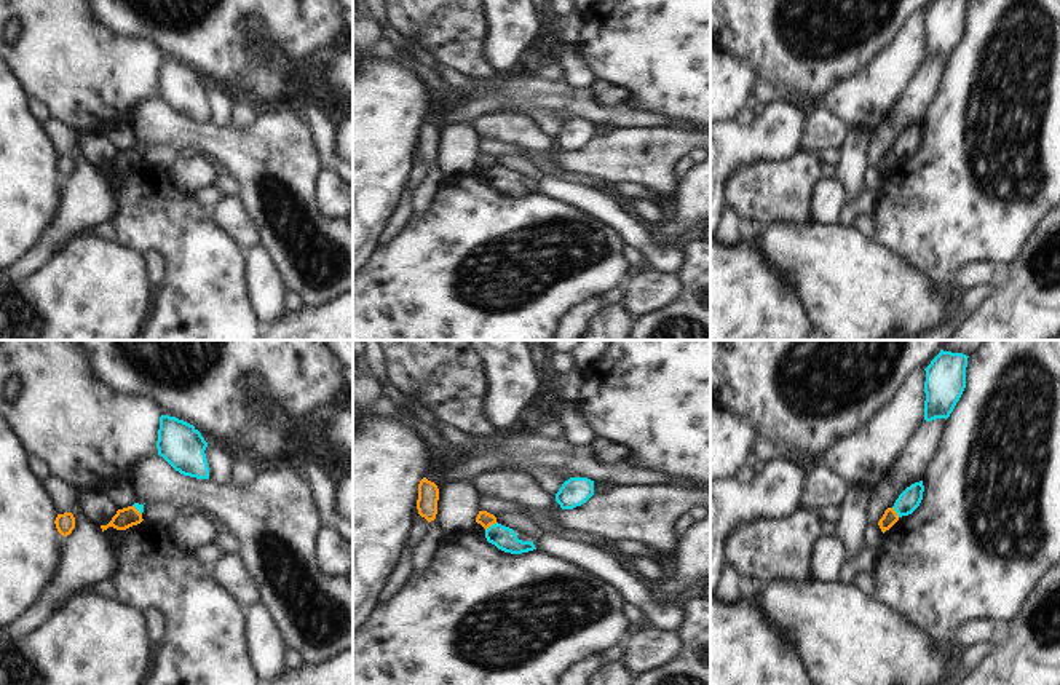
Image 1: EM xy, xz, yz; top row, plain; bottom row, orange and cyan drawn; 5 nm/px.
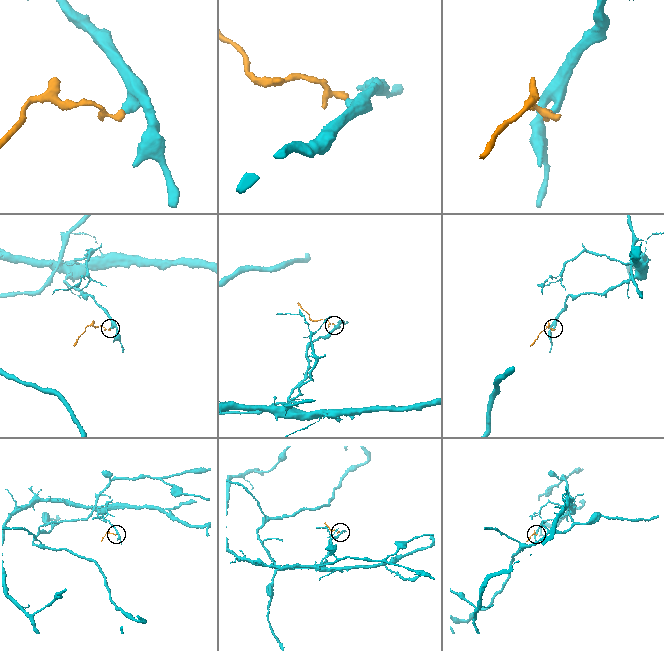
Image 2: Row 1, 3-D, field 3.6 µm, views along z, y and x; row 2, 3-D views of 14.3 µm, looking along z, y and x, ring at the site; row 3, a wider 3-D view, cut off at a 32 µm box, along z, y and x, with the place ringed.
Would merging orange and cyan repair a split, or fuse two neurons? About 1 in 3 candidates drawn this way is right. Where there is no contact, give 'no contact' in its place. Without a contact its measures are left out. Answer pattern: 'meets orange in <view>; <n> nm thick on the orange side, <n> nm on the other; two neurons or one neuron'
meets orange in xz; 80 nm thick on the orange side, 120 nm on the other; two neurons

